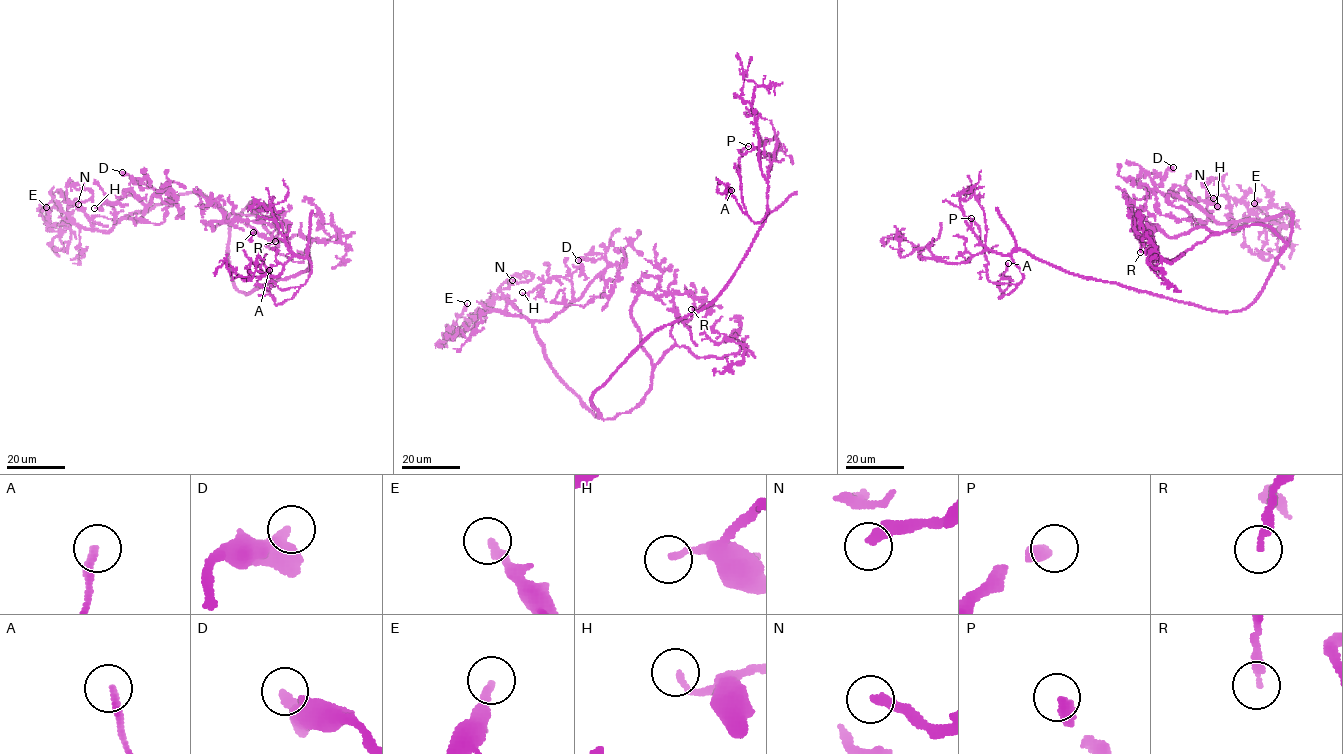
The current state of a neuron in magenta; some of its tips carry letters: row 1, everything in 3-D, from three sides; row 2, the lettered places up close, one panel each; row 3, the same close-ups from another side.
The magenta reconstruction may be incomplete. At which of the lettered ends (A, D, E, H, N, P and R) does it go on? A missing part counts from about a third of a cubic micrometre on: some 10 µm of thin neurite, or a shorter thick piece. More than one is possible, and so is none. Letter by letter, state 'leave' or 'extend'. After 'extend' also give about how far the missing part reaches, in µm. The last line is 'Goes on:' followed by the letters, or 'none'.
A: leave
D: leave
E: leave
H: leave
N: leave
P: extend; about 20 µm are missing
R: leave
Goes on: P

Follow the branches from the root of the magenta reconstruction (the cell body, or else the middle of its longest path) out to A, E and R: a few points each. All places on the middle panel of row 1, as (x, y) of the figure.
A: (610, 376), (656, 331), (702, 309), (734, 274), (768, 209), (754, 223), (725, 191), (727, 183), (731, 190)
E: (610, 376), (591, 397), (594, 417), (551, 367), (526, 318), (479, 309), (465, 331), (450, 334), (467, 303)
R: (610, 376), (591, 397), (604, 420), (627, 413), (650, 386), (635, 297), (705, 298), (691, 309)

